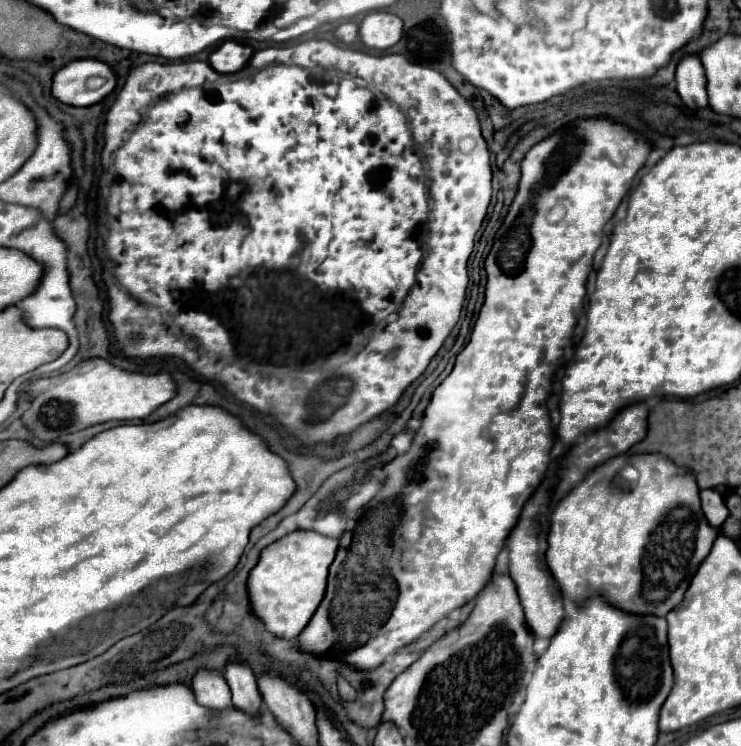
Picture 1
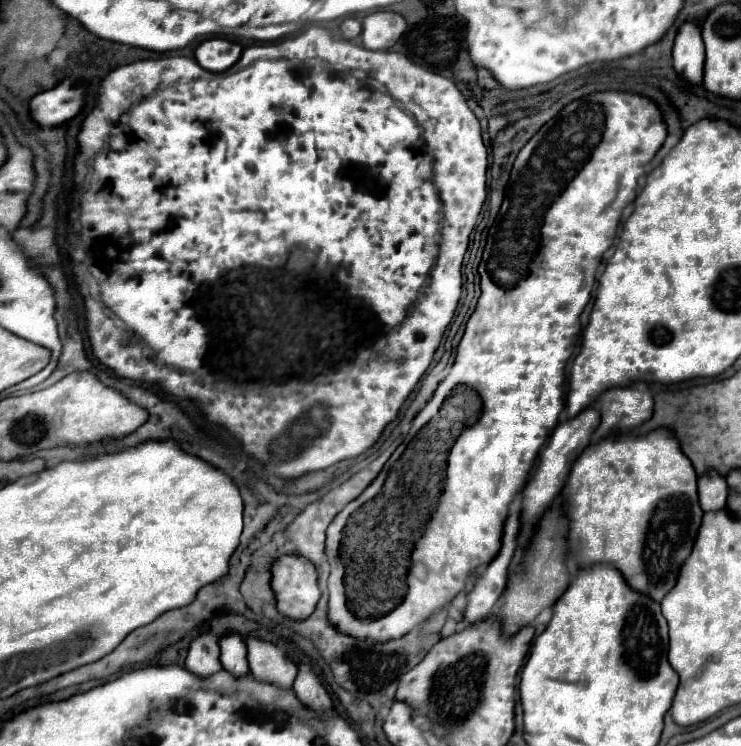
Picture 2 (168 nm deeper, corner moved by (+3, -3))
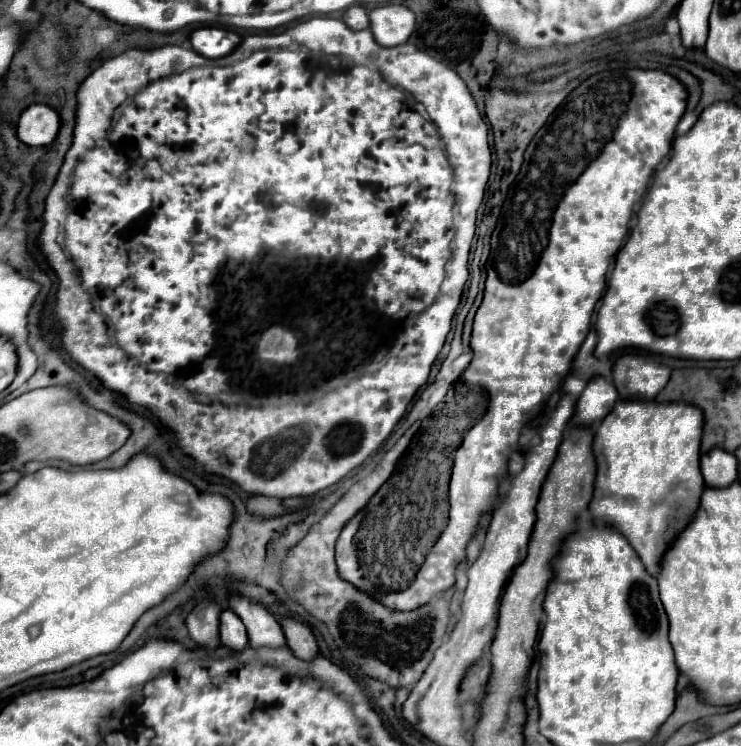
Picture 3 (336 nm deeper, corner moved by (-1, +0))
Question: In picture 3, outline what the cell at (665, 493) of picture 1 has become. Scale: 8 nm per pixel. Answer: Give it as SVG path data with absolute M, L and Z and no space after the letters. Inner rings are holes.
M645 399L617 401L611 413L595 429L593 453L597 459L597 479L595 493L589 503L591 517L595 521L603 521L611 527L617 527L627 537L627 541L637 551L637 555L641 557L641 561L653 577L657 577L659 573L663 553L685 529L695 509L699 507L699 497L705 487L700 471L701 433L703 411L699 407L683 401L657 403Z

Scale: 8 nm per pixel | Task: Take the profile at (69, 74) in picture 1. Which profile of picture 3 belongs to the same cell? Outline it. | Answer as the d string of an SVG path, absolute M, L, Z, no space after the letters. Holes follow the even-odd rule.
M31 105L25 109L17 123L17 137L29 147L51 145L59 131L59 115L49 105Z

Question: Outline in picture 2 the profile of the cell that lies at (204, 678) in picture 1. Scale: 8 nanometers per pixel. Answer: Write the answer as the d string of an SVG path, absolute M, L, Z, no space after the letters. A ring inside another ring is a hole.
M213 634L197 636L189 646L189 654L187 654L185 666L187 666L187 670L191 674L195 674L201 680L217 674L221 670L217 636L213 636Z

